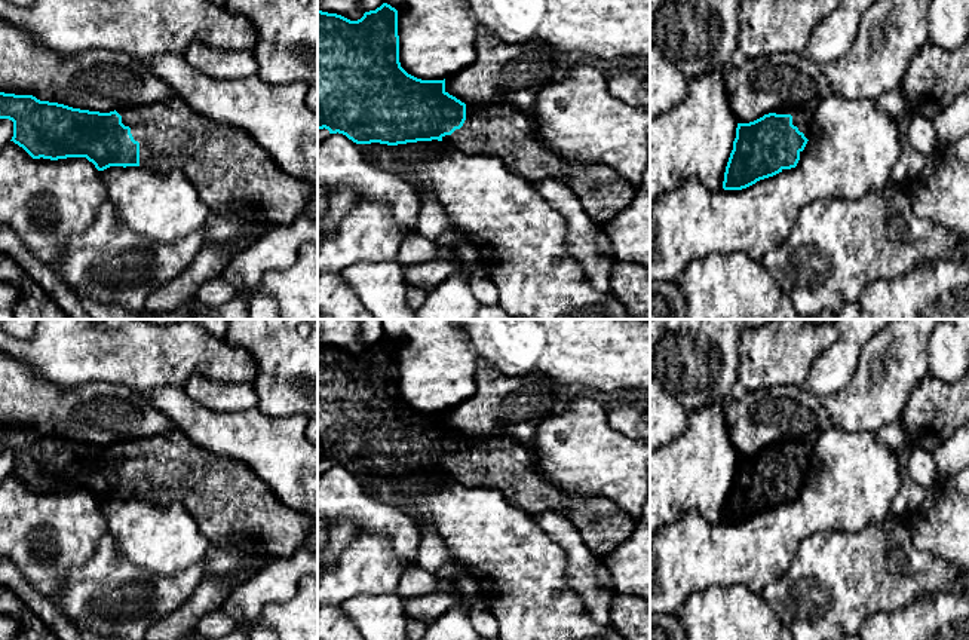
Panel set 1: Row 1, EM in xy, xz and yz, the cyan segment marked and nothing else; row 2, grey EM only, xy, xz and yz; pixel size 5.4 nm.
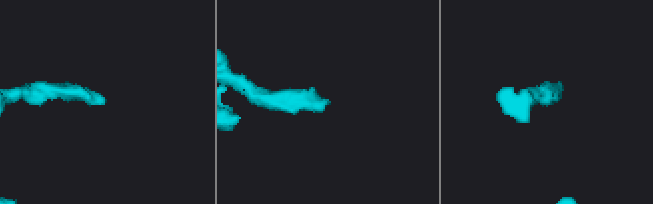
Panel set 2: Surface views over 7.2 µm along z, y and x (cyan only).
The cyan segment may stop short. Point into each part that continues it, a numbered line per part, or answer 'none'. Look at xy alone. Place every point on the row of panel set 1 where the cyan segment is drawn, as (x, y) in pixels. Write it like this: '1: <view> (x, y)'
1: xy (230, 172)

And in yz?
1: yz (802, 119)

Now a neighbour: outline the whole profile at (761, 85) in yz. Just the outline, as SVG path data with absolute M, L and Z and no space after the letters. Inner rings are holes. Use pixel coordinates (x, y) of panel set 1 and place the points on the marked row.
M804 52L746 58L740 67L724 68L727 102L739 123L784 107L813 114L824 98L834 95L821 67Z

